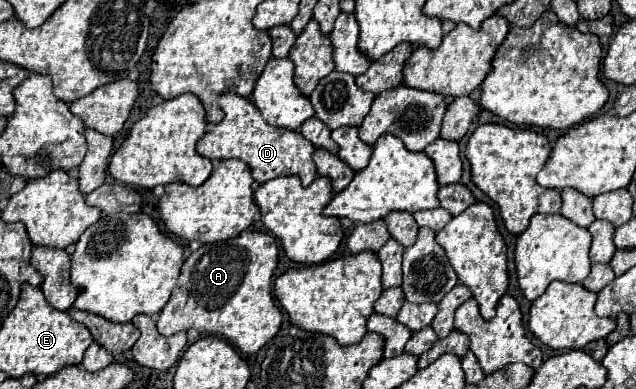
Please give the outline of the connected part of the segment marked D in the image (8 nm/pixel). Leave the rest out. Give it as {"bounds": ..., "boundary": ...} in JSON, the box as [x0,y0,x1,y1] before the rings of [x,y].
{"bounds":[197,93,317,185],"boundary":[[[225,93],[219,105],[225,111],[225,119],[209,127],[209,131],[197,141],[197,153],[205,155],[207,159],[241,159],[251,167],[253,179],[257,183],[265,183],[281,175],[299,175],[303,185],[313,183],[313,179],[317,177],[317,169],[313,169],[315,149],[313,145],[309,145],[309,141],[305,141],[305,137],[301,137],[301,133],[267,125],[259,109],[247,97]]]}

